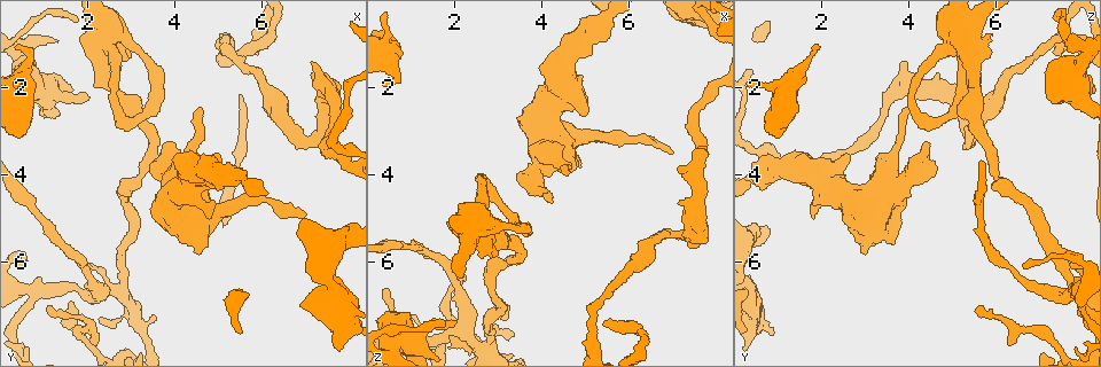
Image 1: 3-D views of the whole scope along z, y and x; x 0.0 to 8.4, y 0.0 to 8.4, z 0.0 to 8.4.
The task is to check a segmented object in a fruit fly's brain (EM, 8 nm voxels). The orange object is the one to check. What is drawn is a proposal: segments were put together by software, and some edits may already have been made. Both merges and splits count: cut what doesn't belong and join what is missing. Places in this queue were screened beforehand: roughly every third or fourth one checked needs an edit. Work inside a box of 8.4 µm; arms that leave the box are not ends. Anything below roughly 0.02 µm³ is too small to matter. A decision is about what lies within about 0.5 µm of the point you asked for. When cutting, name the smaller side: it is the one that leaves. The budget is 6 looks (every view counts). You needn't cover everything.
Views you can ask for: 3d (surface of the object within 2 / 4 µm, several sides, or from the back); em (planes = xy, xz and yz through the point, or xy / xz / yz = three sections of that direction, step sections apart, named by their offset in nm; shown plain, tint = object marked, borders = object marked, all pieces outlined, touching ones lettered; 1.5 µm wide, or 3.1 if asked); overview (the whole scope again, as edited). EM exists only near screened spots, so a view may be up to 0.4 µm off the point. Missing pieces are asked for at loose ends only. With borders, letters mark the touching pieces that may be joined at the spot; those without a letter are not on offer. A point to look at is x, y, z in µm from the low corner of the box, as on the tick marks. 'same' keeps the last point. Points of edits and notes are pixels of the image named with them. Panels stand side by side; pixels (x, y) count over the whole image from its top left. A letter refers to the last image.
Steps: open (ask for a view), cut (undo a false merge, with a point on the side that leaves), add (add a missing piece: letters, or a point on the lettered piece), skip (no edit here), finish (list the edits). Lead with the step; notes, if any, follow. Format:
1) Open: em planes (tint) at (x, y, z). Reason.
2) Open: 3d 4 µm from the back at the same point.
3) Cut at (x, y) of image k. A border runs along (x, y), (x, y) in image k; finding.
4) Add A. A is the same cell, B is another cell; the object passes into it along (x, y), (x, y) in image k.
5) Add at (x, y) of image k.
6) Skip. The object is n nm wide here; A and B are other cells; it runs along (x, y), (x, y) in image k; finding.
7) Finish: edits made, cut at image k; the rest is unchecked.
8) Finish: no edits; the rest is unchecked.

Open: em xz step 4 (borders) at (7.00, 4.90, 3.45). End of a long branch.

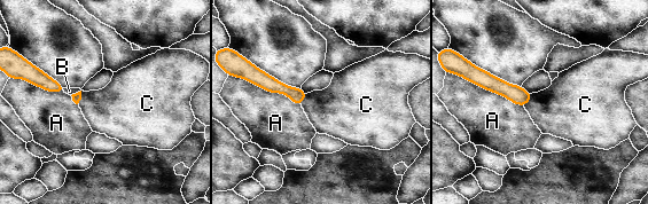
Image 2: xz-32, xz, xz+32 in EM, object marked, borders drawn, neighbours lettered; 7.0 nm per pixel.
Open: em planes (borders) at the same point. Cut it another way.

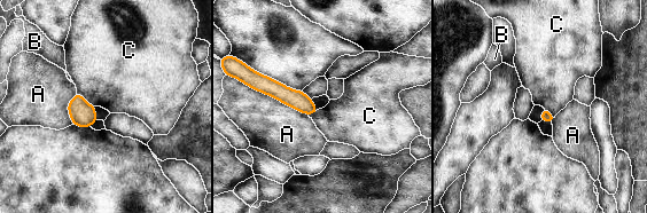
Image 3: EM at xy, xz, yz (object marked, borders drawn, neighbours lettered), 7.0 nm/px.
Skip. A, B and C are other cells; no lettered piece goes on from it.

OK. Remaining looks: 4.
Open: 3d 2 µm at (7.40, 2.90, 5.30). Calibre changes.

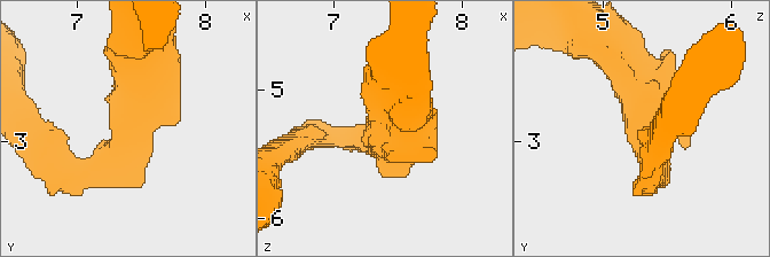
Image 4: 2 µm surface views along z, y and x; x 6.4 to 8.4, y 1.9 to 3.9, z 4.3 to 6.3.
Open: em planes (plain) at (7.36, 2.90, 5.30). The arms are 190, 300 nm wide; shape alone is not enough.

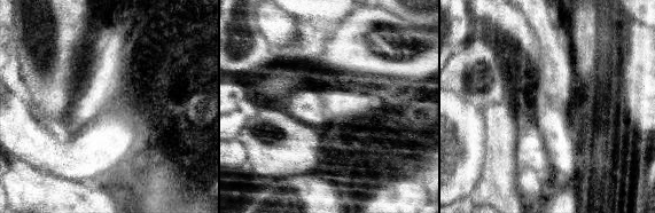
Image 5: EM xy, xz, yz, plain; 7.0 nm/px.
Open: em planes (borders) at the same point. See the neighbours.

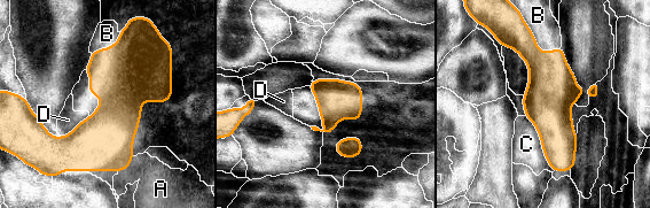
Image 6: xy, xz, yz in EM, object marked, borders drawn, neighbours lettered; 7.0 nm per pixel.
Skip. The longest contact is with C, 440 nm; A, B, C and D are other cells; it runs along (526, 36), (549, 74), (564, 168) in image 6; continuous, no second neuron.

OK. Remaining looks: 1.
Finish: no edits; the rest is unchecked.

